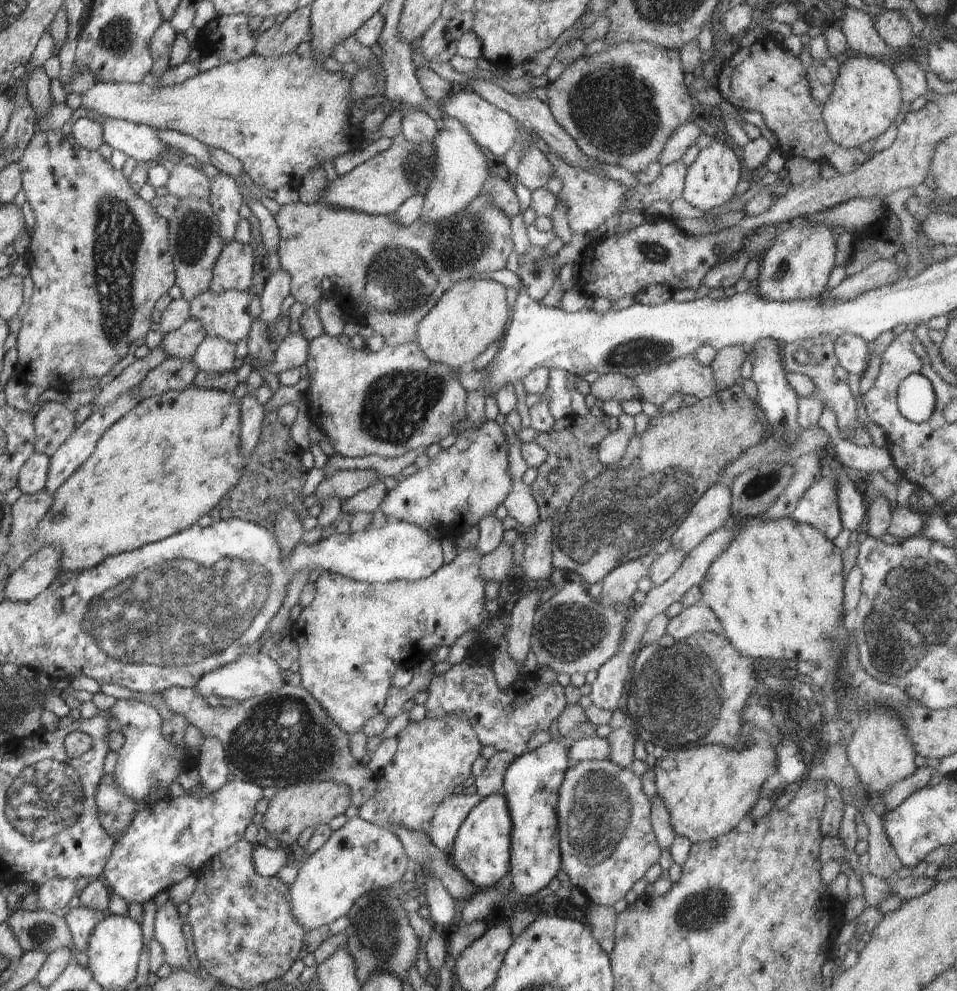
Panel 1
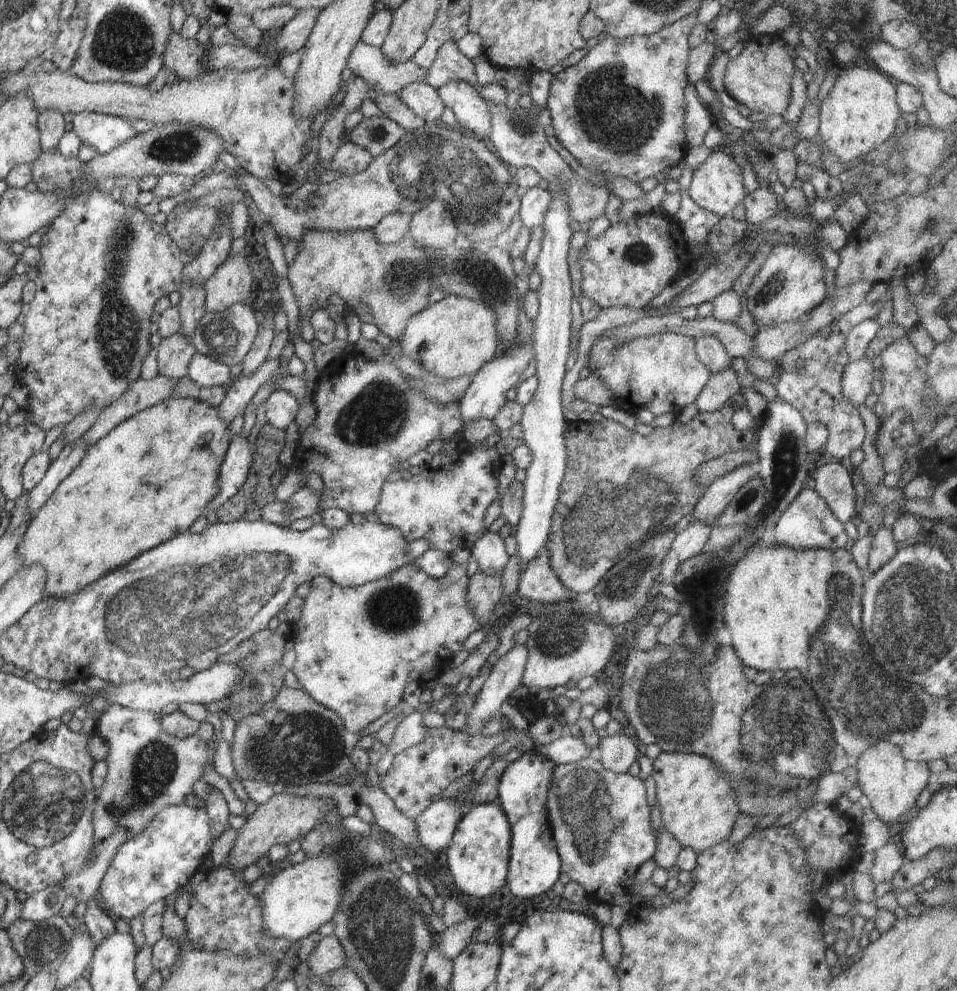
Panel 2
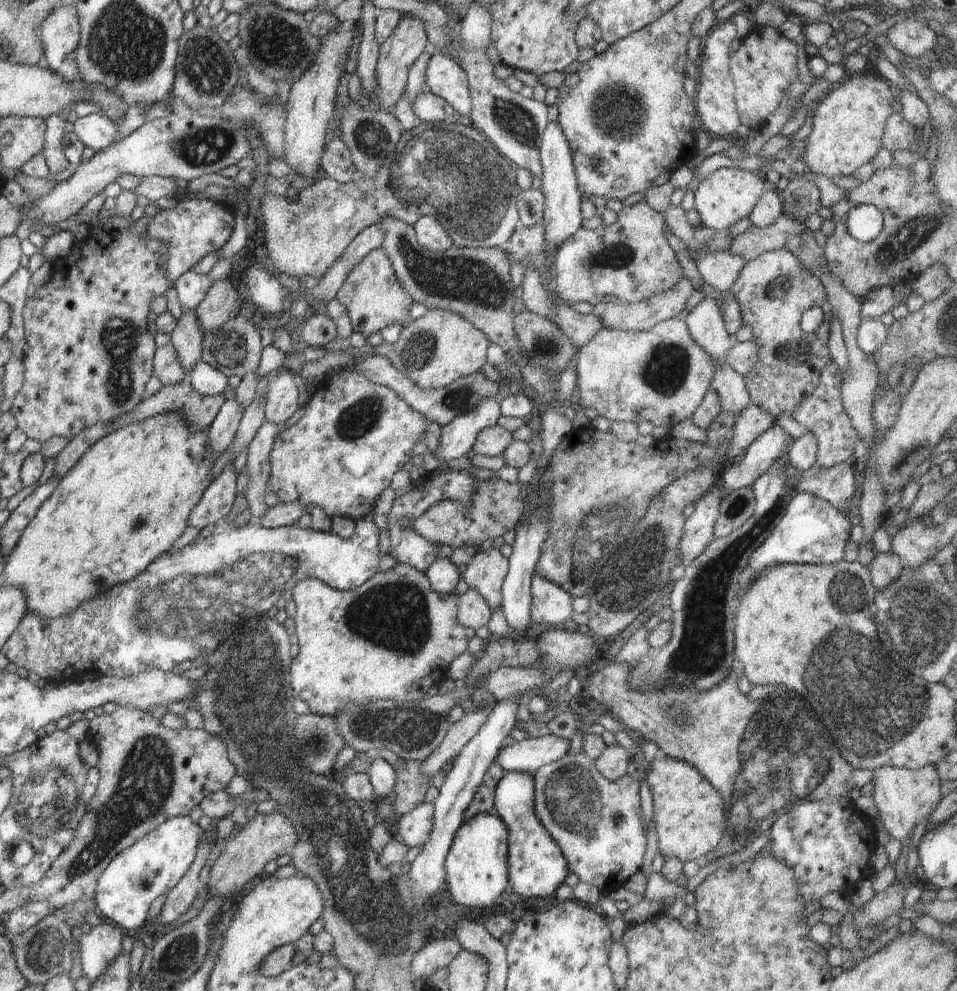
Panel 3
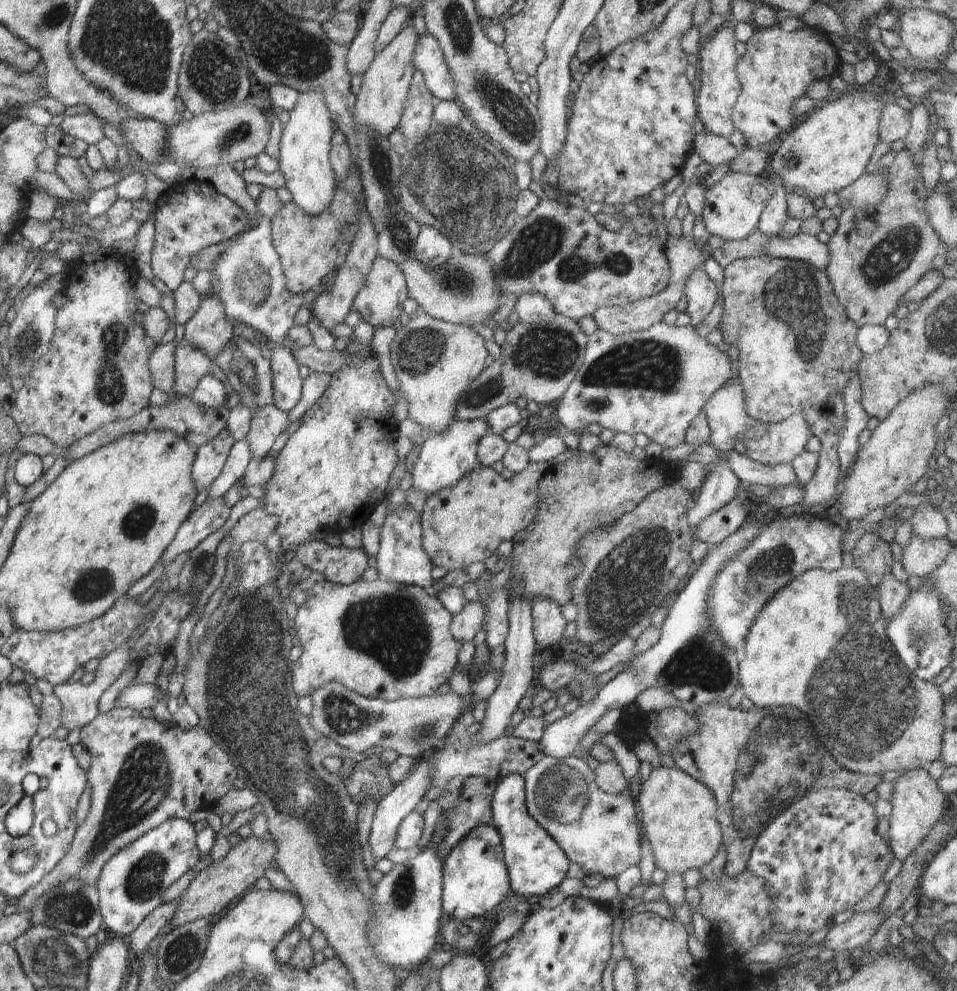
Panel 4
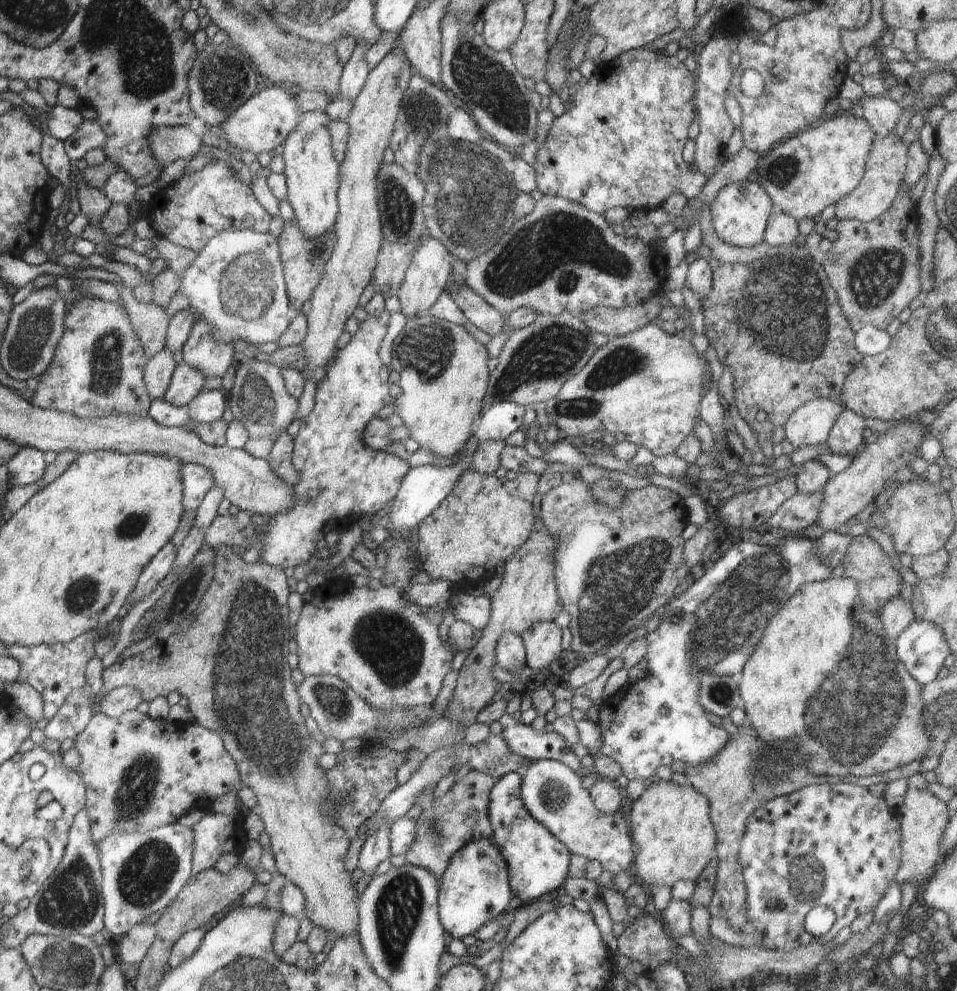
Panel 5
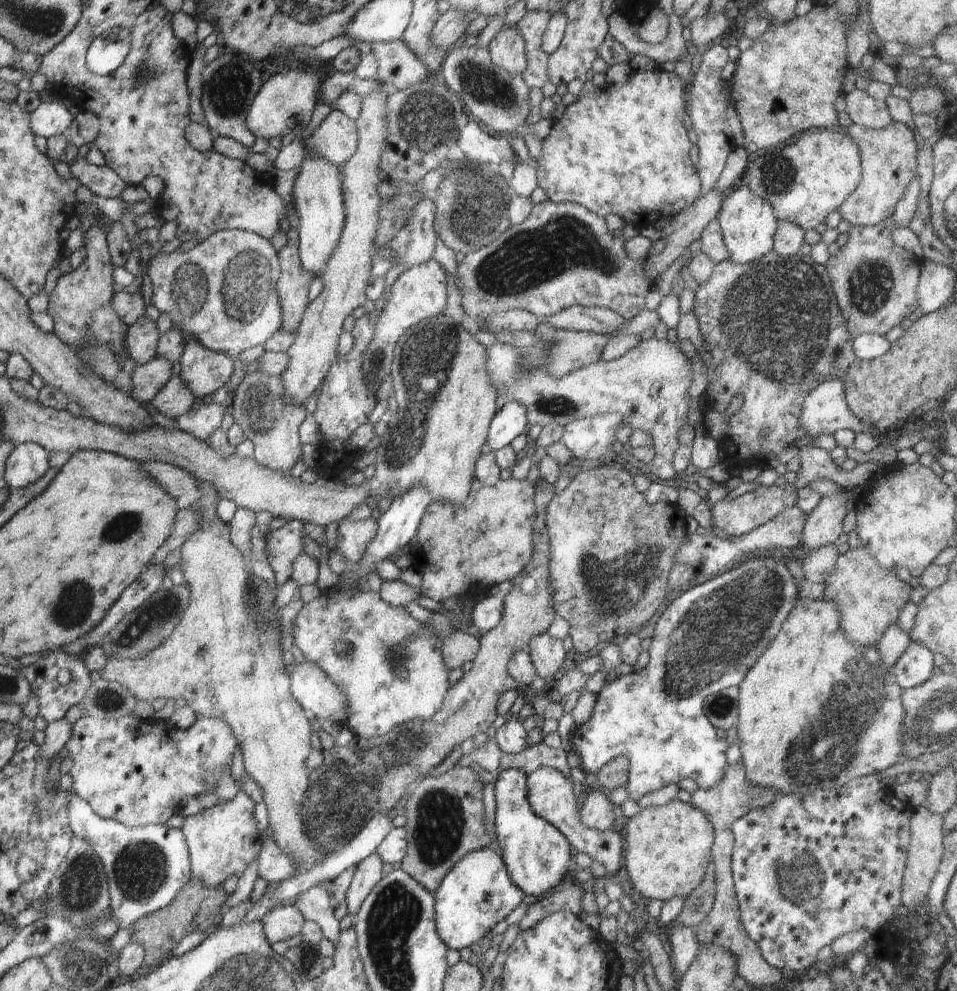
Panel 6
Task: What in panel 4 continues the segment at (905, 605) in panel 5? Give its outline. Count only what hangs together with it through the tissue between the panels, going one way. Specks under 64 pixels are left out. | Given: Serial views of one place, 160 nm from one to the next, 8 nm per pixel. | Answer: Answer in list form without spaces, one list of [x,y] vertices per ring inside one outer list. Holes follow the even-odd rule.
[[[886,574],[876,589],[879,604],[885,620],[894,618],[898,612],[902,612],[902,606],[906,598],[910,596],[910,589],[905,582],[900,582],[894,574]]]

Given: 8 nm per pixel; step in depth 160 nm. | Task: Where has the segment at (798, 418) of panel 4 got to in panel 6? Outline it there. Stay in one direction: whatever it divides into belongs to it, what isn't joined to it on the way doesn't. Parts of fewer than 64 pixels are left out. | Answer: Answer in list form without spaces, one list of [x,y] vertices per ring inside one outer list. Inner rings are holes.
[[[830,378],[823,384],[811,391],[806,398],[802,412],[800,412],[800,426],[808,436],[816,438],[824,434],[835,434],[838,430],[849,429],[856,433],[864,433],[866,426],[860,425],[861,421],[852,415],[846,403],[844,380],[840,378]]]

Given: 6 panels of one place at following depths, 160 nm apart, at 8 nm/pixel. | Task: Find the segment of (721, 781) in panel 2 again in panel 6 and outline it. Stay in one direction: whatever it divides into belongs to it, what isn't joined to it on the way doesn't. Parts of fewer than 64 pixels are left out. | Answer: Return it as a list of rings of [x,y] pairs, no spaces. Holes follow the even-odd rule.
[[[679,799],[672,800],[665,806],[641,808],[638,817],[630,818],[626,822],[622,835],[624,866],[632,879],[634,889],[648,900],[662,900],[666,903],[672,898],[685,899],[703,882],[706,866],[713,861],[713,826],[698,808],[690,806],[690,803],[684,804]]]

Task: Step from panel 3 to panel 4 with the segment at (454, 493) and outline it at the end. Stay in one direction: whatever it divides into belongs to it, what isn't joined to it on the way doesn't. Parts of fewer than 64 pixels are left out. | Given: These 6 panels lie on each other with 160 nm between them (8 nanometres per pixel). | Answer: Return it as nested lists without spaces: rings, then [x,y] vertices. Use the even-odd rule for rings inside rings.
[[[396,505],[394,512],[389,512],[382,525],[382,530],[380,531],[380,550],[378,551],[377,559],[377,569],[378,578],[381,580],[386,580],[388,582],[394,582],[398,584],[406,584],[412,586],[418,586],[427,590],[434,583],[432,579],[431,571],[434,566],[430,562],[430,558],[426,556],[422,548],[422,530],[421,530],[421,518],[418,512],[408,505],[399,506]]]

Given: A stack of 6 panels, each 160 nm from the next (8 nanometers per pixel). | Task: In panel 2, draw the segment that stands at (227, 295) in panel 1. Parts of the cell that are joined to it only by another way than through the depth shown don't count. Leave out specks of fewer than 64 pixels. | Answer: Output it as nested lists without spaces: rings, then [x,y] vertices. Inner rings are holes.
[[[239,302],[224,312],[205,311],[191,338],[195,352],[210,358],[214,357],[214,360],[220,360],[230,367],[243,362],[244,355],[250,350],[259,327],[254,319],[253,310],[250,305]]]

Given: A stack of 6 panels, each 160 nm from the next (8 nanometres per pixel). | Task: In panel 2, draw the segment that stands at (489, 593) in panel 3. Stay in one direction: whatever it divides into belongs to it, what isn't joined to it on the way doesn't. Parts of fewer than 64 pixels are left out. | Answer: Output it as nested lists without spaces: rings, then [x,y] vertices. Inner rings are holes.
[[[486,531],[470,549],[479,566],[478,569],[488,574],[498,573],[502,576],[502,570],[511,556],[506,553],[504,540],[498,533]]]

